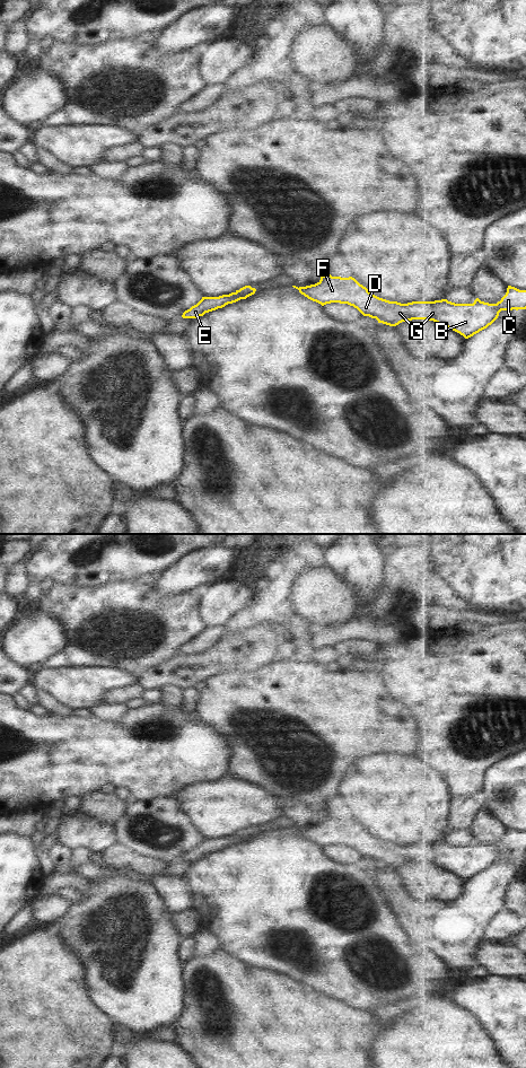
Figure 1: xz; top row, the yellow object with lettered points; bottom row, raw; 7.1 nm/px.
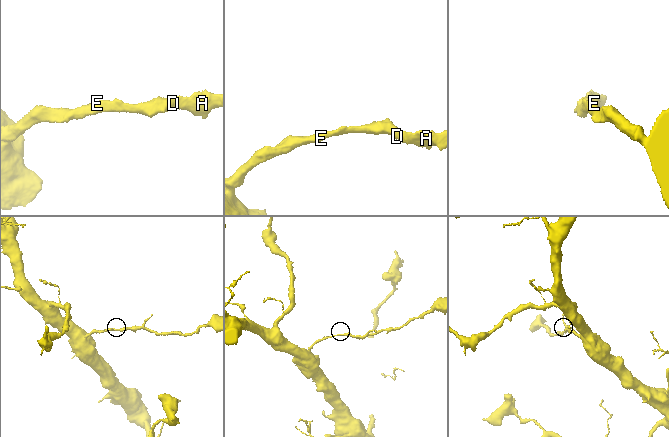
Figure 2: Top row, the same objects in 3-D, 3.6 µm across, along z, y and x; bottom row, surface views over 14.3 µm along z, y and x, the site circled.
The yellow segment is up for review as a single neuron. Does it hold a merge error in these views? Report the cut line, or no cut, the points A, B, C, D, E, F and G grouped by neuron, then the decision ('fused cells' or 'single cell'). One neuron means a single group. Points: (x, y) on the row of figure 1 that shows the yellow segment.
no cut; A B C D E F G; single cell

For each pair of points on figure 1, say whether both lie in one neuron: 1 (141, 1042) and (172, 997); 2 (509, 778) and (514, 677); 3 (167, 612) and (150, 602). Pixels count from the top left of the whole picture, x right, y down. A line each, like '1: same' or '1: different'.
1: different
2: different
3: same

